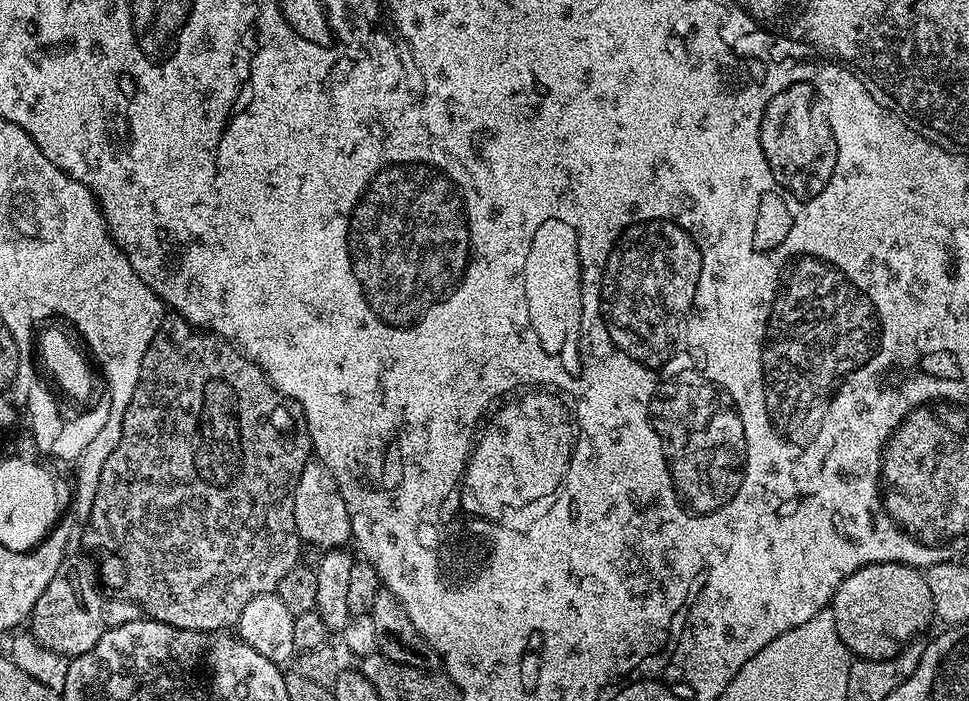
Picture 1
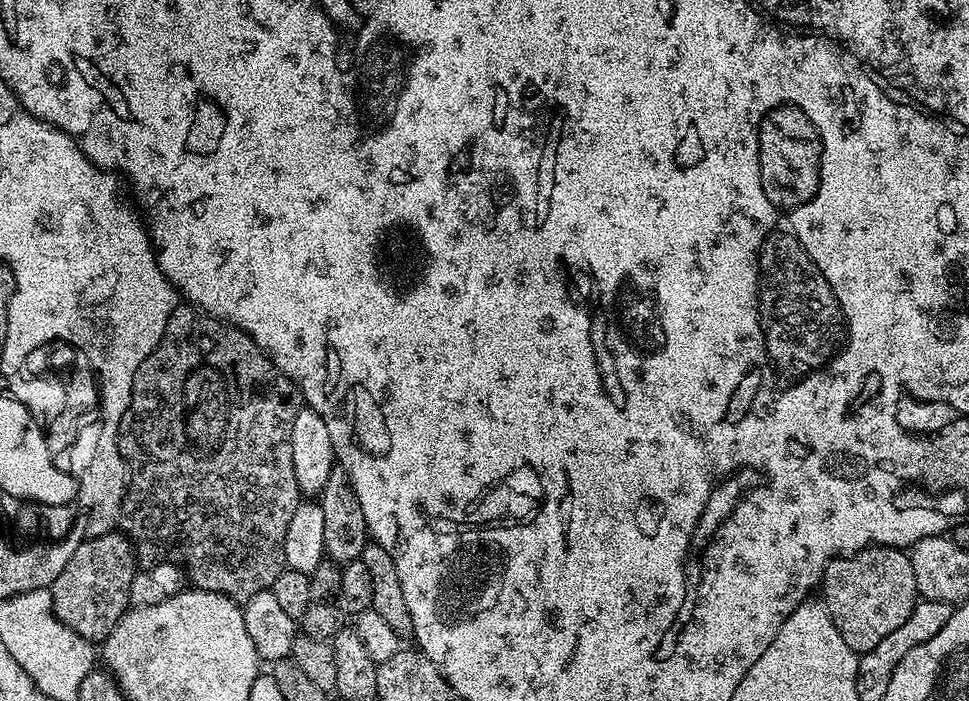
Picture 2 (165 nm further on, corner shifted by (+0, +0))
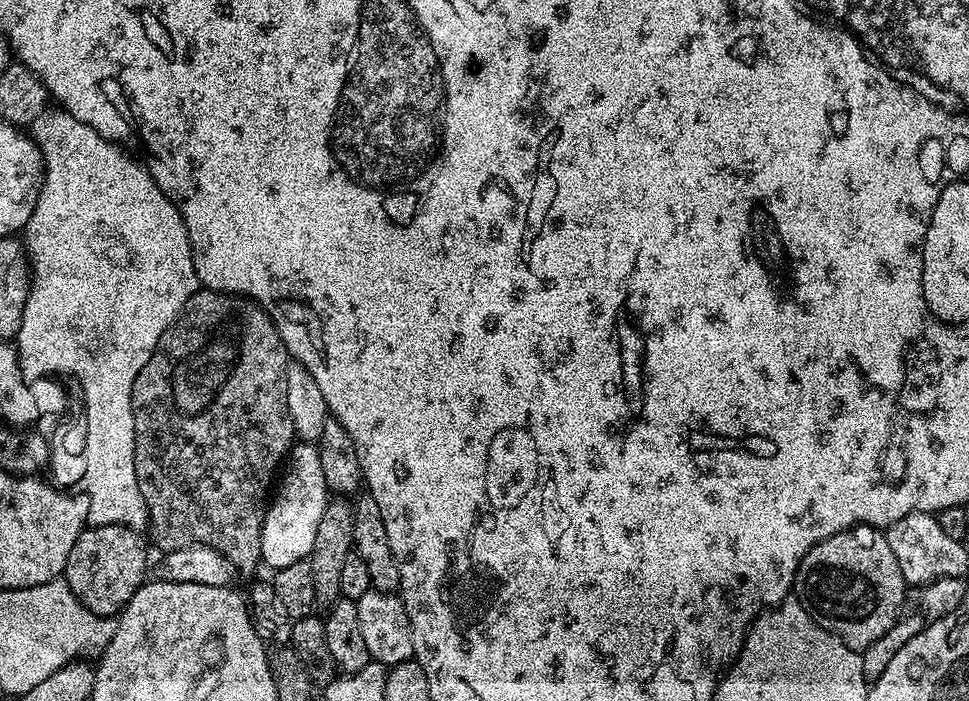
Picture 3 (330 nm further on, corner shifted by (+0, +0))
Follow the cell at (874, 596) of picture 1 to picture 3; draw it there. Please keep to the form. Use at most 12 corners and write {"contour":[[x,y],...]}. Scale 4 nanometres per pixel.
{"contour":[[855,524],[814,545],[795,595],[859,653],[894,626],[902,569]]}

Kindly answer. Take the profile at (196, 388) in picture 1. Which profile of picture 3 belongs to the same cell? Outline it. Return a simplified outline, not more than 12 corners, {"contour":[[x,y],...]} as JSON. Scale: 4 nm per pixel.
{"contour":[[201,287],[132,387],[161,553],[261,567],[288,351]]}

